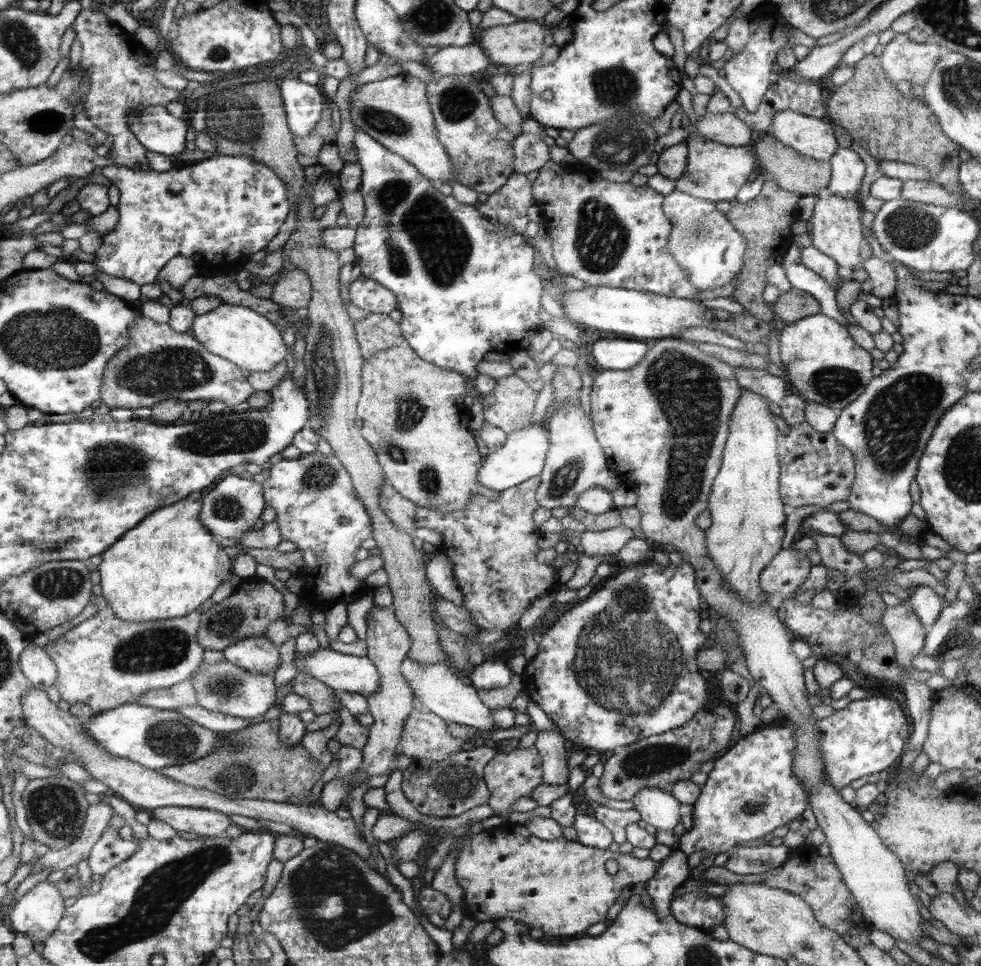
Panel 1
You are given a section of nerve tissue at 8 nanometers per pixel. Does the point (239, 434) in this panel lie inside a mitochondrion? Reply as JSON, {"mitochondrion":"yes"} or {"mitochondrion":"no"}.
{"mitochondrion":"yes"}

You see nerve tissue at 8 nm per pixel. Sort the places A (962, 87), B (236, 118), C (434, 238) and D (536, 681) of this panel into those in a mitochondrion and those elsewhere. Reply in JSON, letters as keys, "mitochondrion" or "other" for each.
{"A":"mitochondrion","B":"mitochondrion","C":"mitochondrion","D":"other"}

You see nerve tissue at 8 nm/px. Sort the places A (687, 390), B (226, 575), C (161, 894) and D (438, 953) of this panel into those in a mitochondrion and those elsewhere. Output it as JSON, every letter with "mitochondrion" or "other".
{"A":"mitochondrion","B":"other","C":"mitochondrion","D":"other"}

